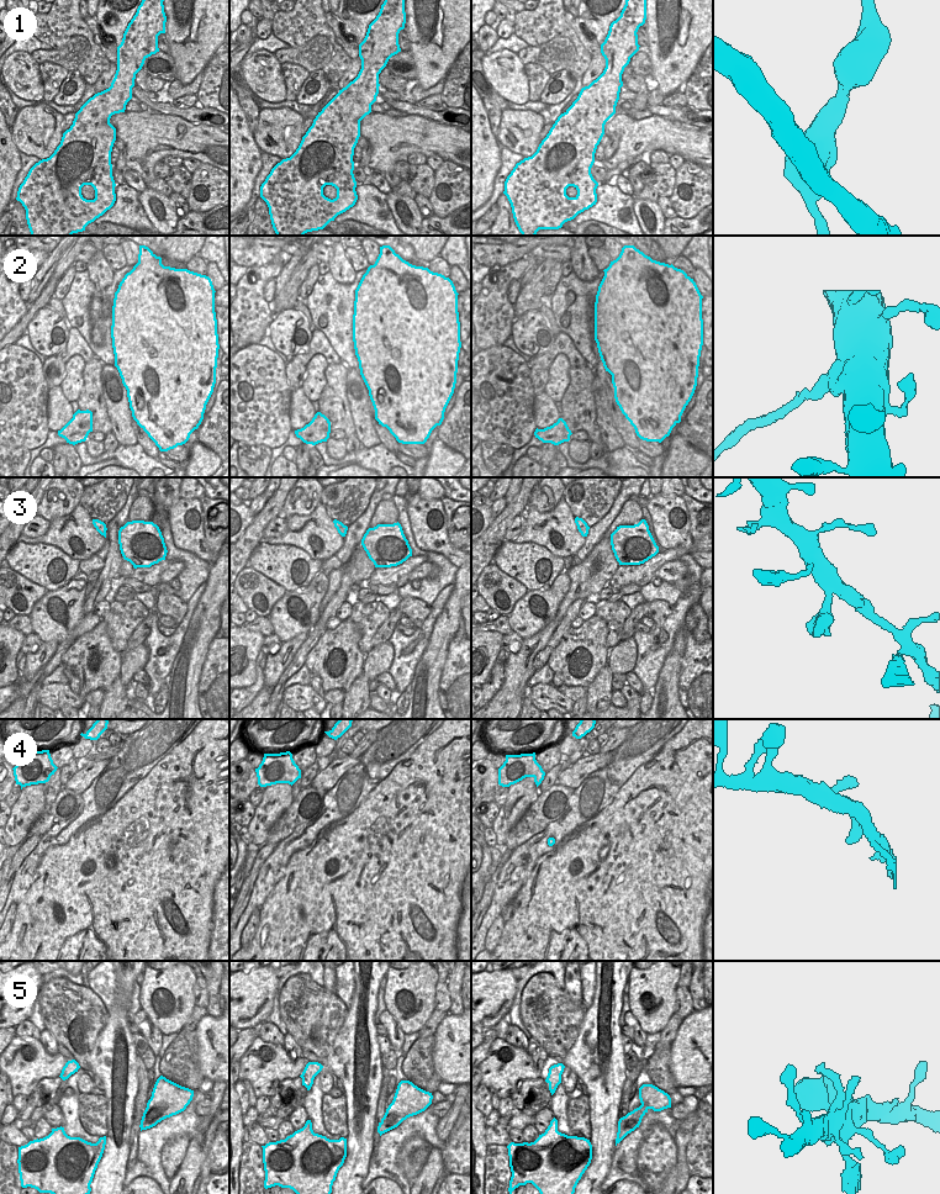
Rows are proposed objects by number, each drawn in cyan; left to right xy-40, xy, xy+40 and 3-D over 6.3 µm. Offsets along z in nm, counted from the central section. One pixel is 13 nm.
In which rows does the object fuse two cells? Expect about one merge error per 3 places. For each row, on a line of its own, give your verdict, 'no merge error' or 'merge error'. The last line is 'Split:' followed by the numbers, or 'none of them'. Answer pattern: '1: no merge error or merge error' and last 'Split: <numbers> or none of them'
1: no merge error
2: merge error
3: no merge error
4: no merge error
5: no merge error
Split: 2

